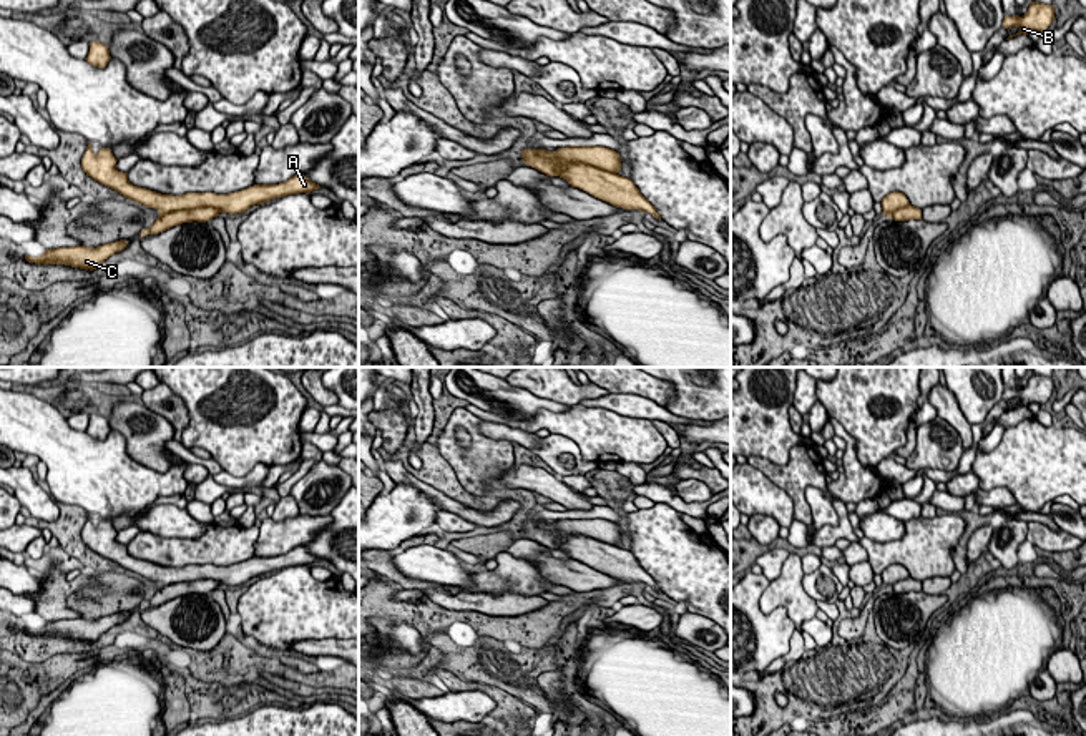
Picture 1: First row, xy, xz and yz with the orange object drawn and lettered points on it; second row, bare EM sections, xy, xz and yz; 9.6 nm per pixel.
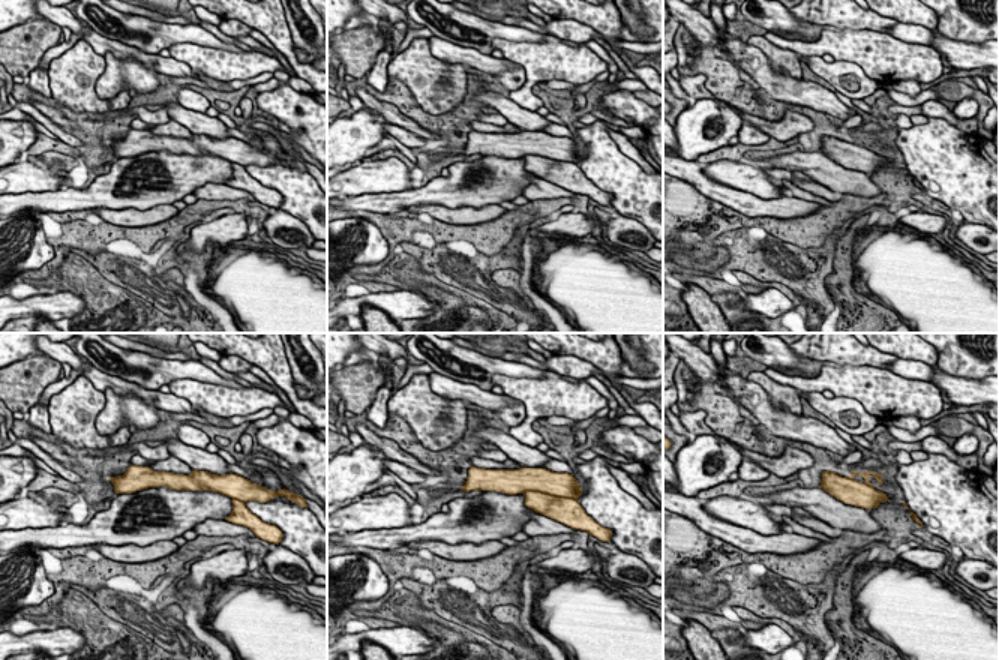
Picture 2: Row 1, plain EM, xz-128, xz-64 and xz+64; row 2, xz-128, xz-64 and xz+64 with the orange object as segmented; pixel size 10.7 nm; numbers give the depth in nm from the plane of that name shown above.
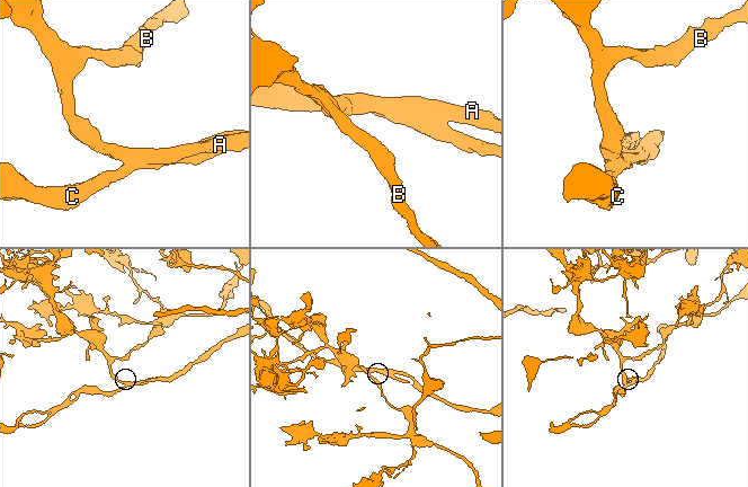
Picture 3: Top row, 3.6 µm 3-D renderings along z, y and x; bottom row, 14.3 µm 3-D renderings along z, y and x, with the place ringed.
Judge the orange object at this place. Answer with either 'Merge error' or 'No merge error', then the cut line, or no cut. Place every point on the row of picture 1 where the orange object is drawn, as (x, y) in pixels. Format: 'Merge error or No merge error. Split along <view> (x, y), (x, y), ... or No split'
No merge error. No split

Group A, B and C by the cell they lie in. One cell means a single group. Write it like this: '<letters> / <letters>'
A B C

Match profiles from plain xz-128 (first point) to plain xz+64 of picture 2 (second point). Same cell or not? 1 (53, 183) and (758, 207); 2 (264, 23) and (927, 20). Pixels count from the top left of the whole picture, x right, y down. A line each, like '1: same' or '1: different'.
1: different
2: same

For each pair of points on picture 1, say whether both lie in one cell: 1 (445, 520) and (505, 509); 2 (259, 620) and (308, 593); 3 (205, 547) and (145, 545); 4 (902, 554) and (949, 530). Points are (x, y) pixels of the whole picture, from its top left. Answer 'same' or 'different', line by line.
1: different
2: same
3: same
4: same

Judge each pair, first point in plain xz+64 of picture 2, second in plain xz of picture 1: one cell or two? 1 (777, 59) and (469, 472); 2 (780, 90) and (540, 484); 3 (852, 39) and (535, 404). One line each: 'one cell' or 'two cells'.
1: one cell
2: one cell
3: two cells

